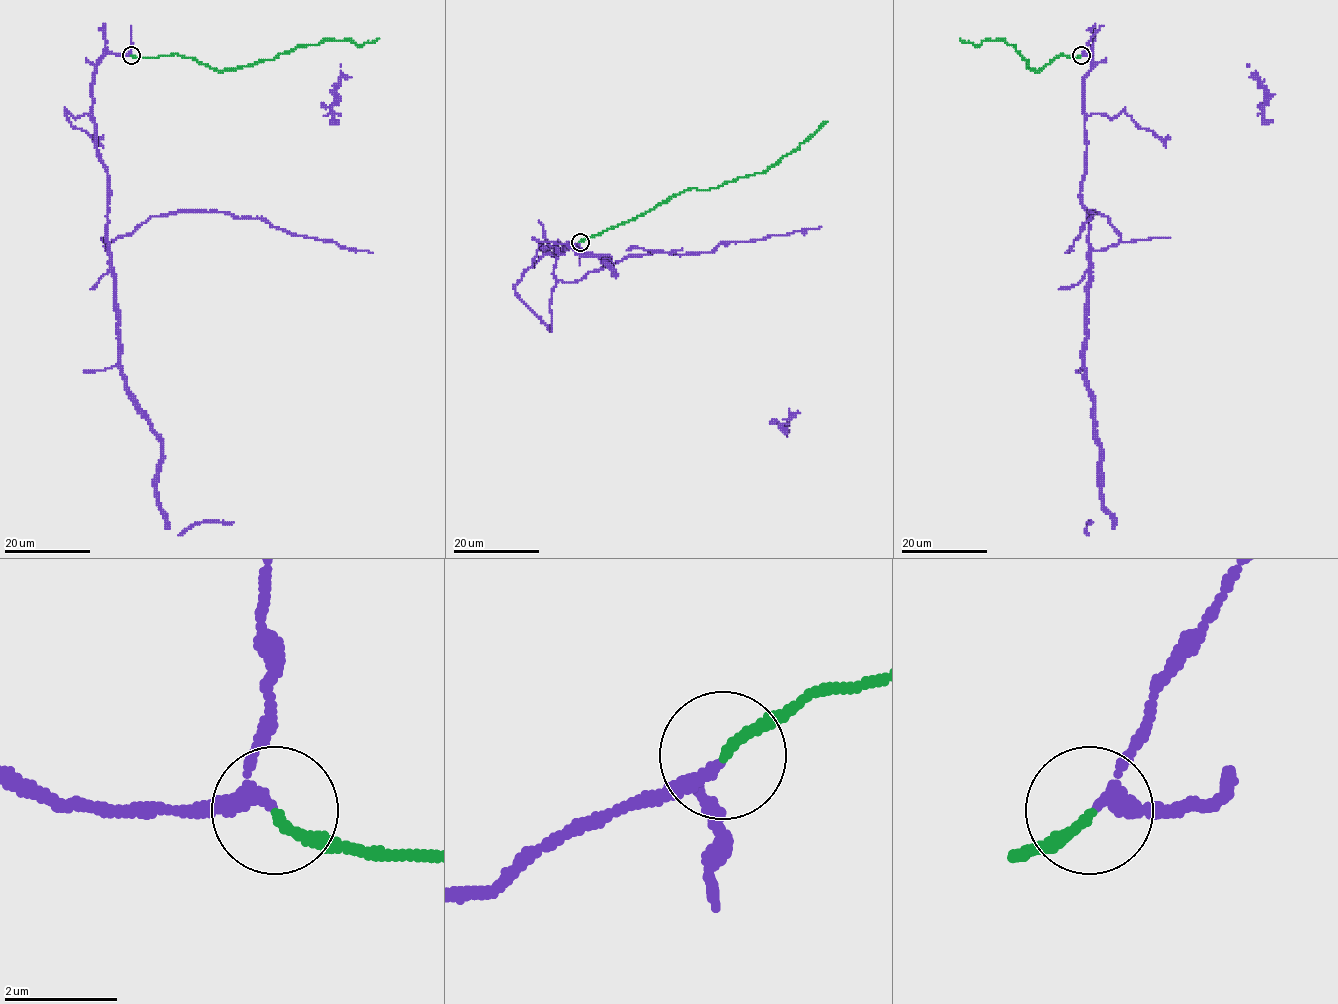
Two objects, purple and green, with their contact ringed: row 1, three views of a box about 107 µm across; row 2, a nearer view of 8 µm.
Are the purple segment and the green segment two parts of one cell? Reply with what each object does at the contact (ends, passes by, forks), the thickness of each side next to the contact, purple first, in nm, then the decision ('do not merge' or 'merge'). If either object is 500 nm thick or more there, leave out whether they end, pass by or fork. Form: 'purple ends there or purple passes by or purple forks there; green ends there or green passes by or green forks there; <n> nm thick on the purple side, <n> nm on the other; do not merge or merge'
purple passes by; green ends there; 200 nm thick on the purple side, 180 nm on the other; merge

